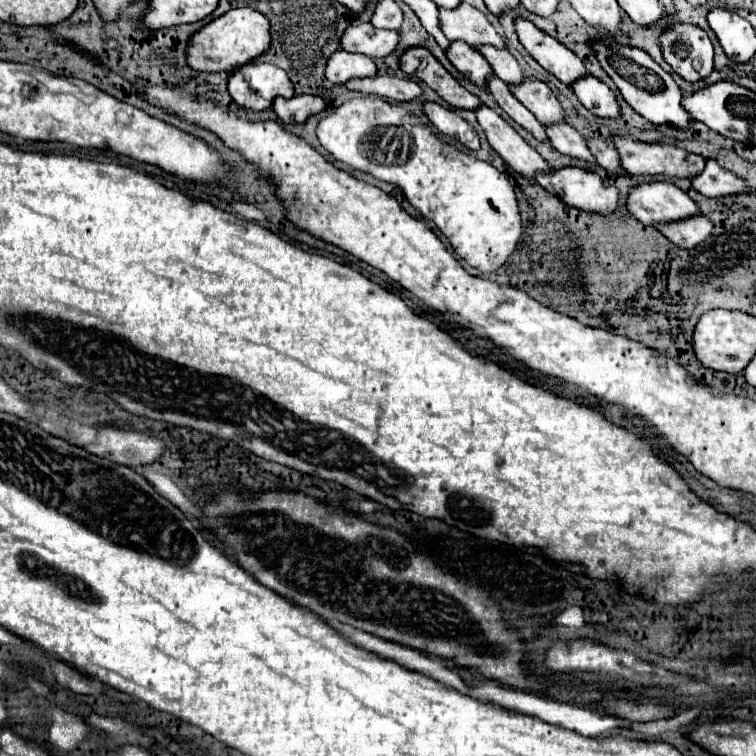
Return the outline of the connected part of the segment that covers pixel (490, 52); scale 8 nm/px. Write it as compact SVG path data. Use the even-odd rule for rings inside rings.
M478 45L476 51L482 53L482 57L490 63L494 75L500 77L504 83L516 85L524 79L524 73L522 73L518 61L510 55L508 49L498 49L492 45Z

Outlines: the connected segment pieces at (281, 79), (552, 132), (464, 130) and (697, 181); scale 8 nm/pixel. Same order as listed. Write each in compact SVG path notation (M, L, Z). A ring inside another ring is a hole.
M248 63L248 65L234 69L230 73L230 79L228 79L228 91L240 107L252 109L252 111L268 109L272 105L274 97L278 97L278 95L282 95L286 99L290 99L294 95L294 87L292 87L288 75L272 63Z
M550 123L546 125L546 137L552 143L552 147L564 155L570 155L574 159L582 159L588 163L594 163L592 153L586 149L584 137L568 123Z
M424 103L424 113L432 121L432 125L438 127L444 135L458 139L472 151L476 151L480 147L478 133L474 131L474 127L466 119L456 115L452 109L438 105L438 103Z
M706 159L706 167L698 177L692 177L692 187L704 197L724 197L746 191L746 183L734 173L722 169L714 159Z

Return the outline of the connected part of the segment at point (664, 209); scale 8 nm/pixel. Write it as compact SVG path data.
M652 181L632 187L626 207L644 225L672 223L700 215L698 205L682 189L668 181Z

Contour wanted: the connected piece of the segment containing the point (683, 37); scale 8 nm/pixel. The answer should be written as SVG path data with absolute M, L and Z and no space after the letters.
M674 23L660 35L660 49L664 61L686 81L708 77L714 67L714 47L696 25Z

